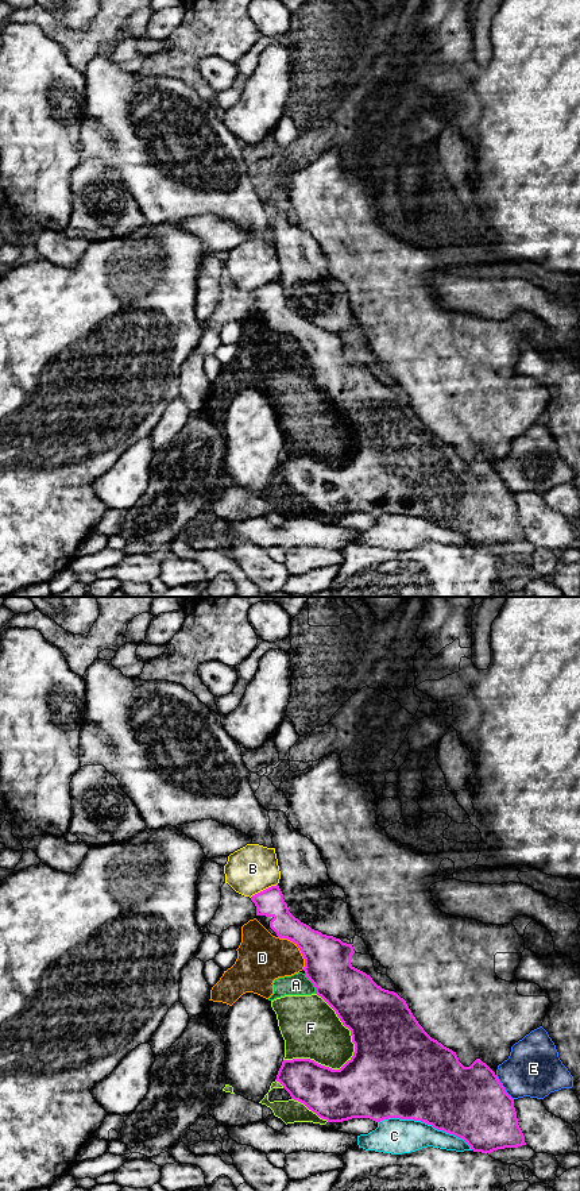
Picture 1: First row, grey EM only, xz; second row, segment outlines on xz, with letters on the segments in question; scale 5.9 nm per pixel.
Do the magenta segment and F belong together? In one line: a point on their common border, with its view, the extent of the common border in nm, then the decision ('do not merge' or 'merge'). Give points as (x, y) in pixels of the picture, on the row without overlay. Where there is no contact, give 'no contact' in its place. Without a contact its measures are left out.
meets magenta in xz at (351, 427); contact 480 nm long; do not merge

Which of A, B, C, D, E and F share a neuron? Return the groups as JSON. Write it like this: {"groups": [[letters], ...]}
{"groups": [["A", "D", "F"], ["B"], ["C"], ["E"]]}

